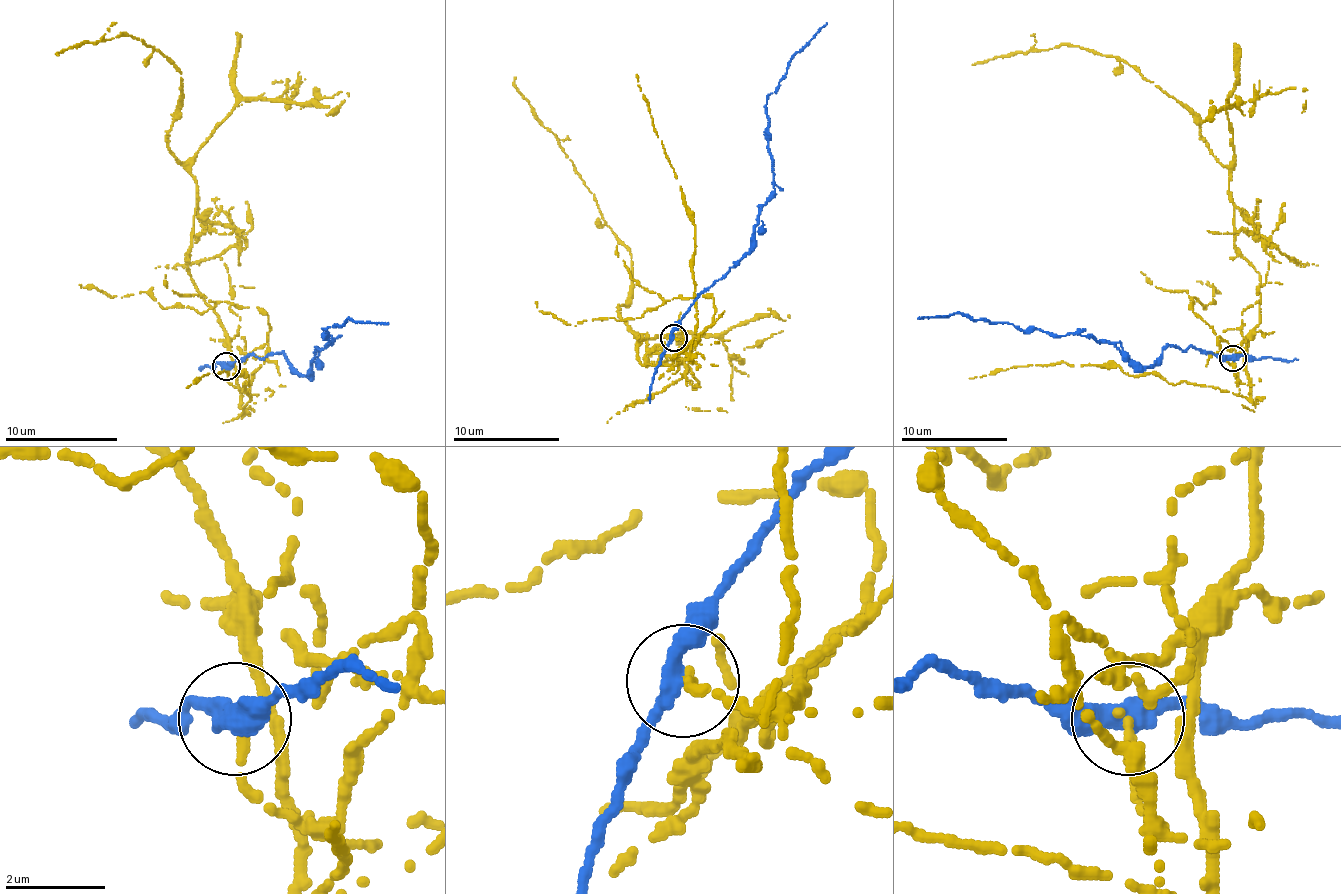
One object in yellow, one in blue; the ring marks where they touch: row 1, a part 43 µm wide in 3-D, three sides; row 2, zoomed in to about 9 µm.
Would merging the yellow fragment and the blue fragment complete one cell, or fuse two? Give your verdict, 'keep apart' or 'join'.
keep apart

